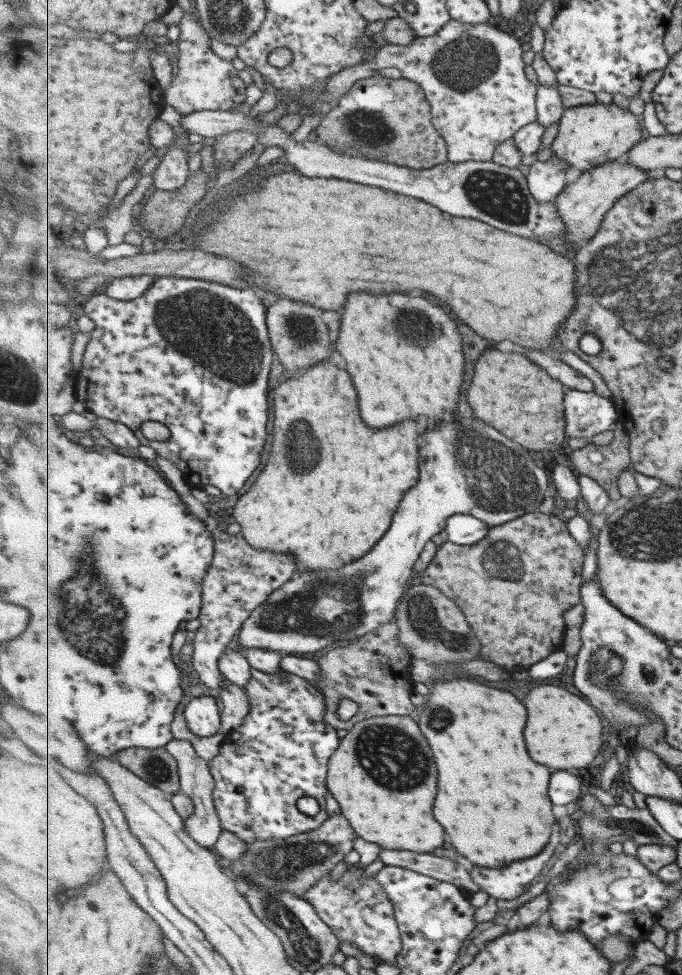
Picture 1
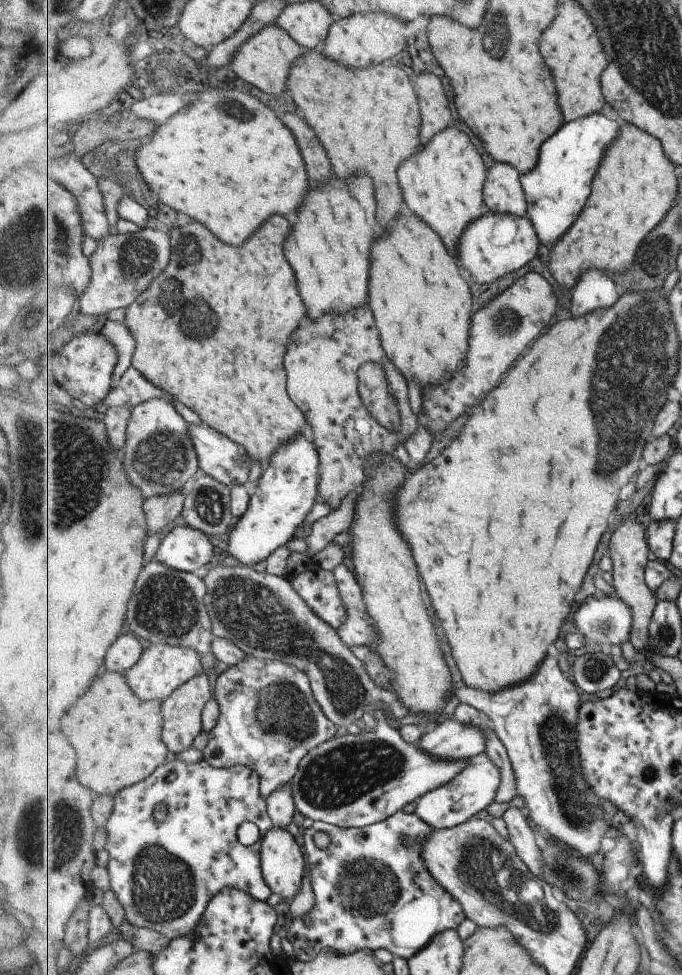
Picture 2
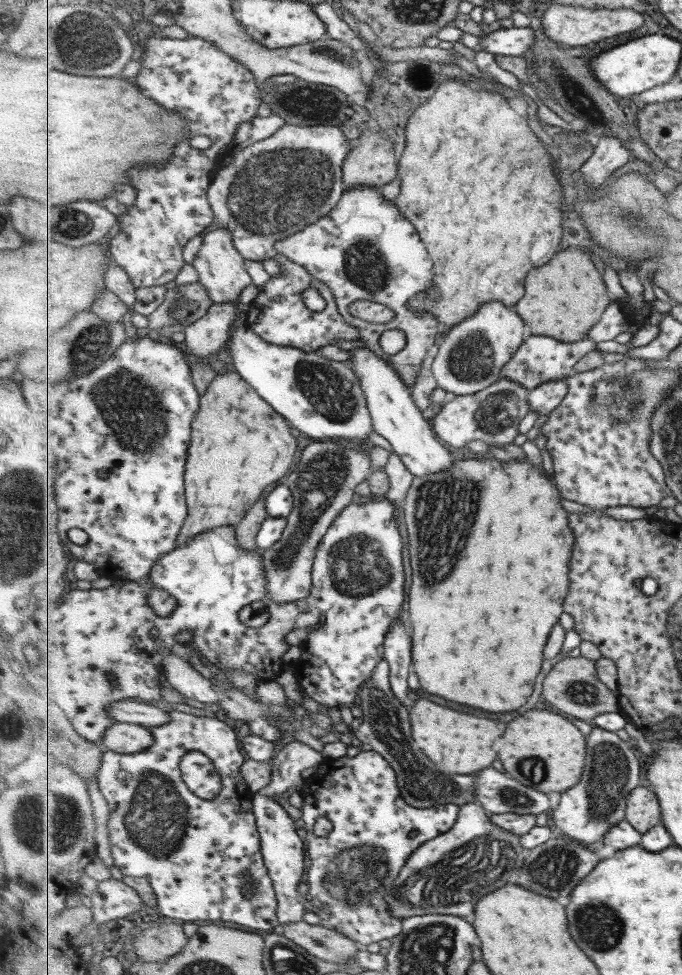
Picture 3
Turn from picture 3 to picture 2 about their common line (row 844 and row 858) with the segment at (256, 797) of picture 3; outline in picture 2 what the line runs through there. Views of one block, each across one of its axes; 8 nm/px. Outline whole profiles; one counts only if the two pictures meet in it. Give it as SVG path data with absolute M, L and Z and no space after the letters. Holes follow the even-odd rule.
M272 827L262 838L264 877L273 892L292 901L305 878L305 858L297 838L285 828Z

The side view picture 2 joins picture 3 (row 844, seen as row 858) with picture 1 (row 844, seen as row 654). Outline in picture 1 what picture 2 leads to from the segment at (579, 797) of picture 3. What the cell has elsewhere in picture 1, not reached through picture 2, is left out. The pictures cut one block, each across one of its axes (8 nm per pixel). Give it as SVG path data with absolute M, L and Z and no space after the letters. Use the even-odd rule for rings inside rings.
M553 846L547 848L539 856L529 860L513 861L501 868L480 867L468 864L471 878L489 894L491 900L513 900L523 894L523 890L533 884L541 874L541 870L553 858Z

